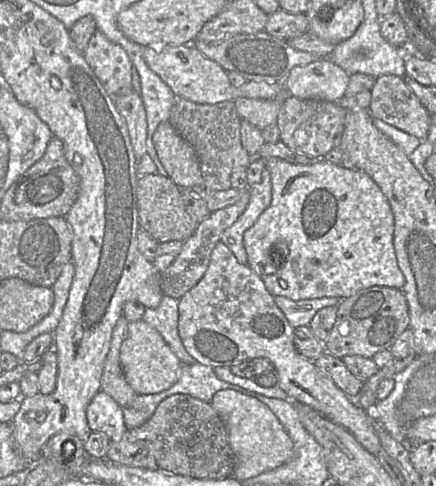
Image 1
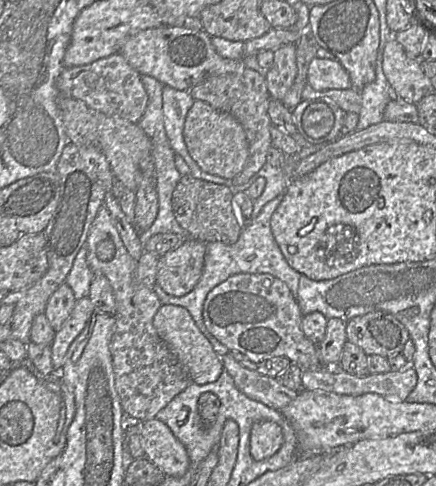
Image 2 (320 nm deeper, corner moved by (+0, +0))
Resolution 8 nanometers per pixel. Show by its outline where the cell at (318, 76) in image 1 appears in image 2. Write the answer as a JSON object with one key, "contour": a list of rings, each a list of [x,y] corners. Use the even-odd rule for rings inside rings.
{"contour":[[[314,57],[309,64],[306,80],[316,91],[351,88],[349,74],[338,60]]]}

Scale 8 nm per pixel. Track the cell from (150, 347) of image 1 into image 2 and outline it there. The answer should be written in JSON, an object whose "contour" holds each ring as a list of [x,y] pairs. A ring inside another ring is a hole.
{"contour":[[[161,305],[153,317],[153,326],[159,337],[185,368],[192,383],[203,385],[216,381],[224,370],[222,358],[197,327],[189,311],[177,305]]]}

